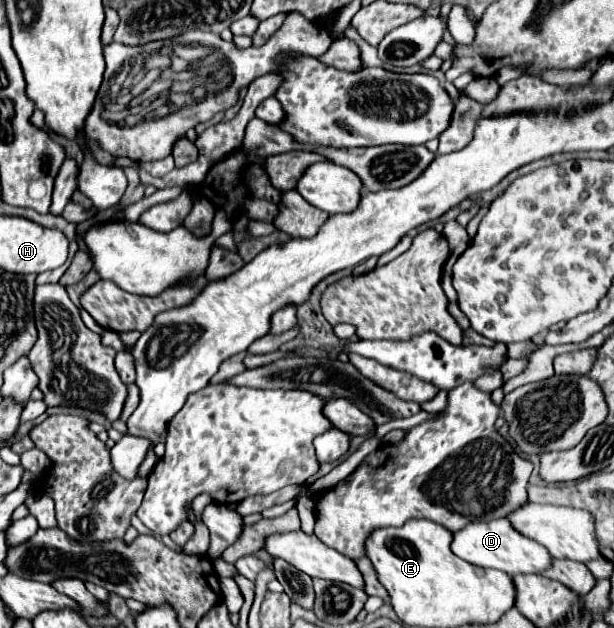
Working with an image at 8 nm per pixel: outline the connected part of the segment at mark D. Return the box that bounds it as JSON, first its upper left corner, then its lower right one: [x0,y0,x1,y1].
[452,517,552,575]

